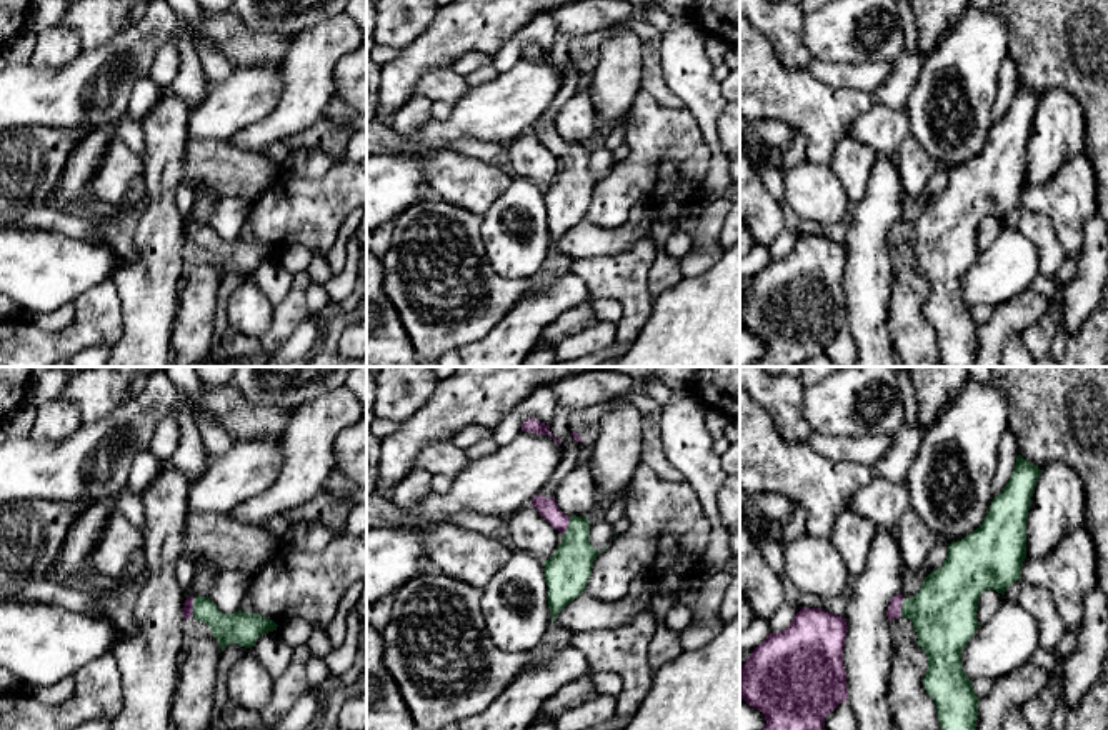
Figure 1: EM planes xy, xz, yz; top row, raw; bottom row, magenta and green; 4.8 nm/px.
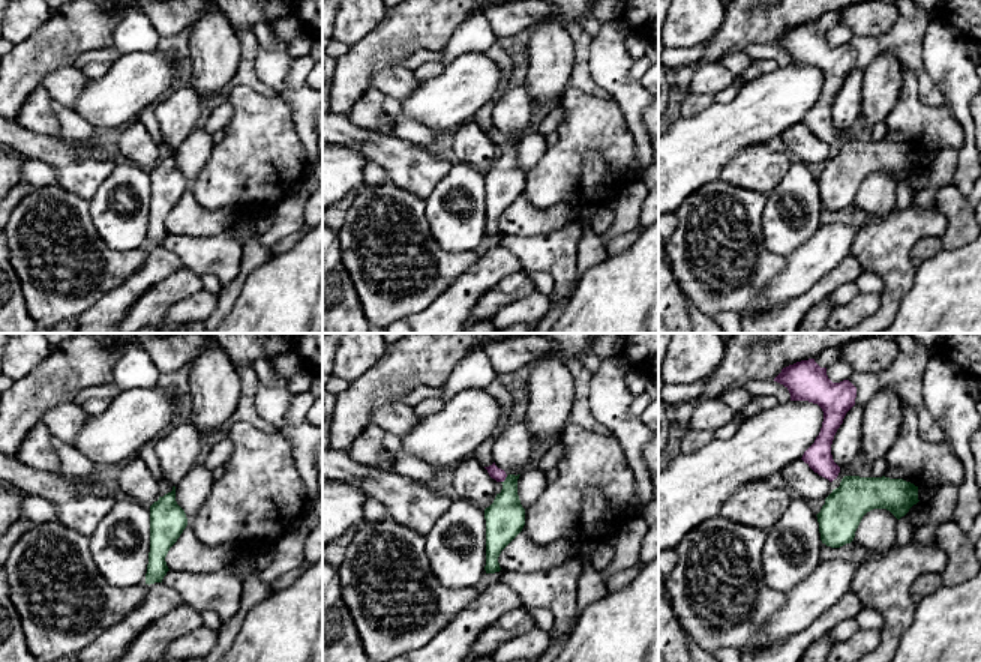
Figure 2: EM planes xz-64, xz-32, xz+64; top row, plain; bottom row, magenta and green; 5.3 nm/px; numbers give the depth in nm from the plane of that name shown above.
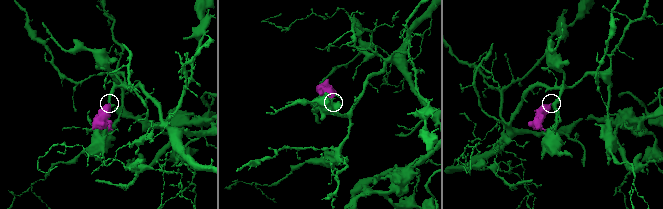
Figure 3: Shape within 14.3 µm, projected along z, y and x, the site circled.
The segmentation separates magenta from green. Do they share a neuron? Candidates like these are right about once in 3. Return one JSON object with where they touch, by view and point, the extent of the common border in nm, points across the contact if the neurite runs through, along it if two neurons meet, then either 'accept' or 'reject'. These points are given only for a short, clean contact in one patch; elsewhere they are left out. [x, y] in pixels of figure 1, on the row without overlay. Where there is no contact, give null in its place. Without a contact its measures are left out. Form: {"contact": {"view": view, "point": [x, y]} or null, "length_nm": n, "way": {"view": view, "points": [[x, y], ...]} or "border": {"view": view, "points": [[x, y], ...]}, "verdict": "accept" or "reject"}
{"contact": {"view": "xy", "point": [192, 234]}, "length_nm": 100, "way": {"view": "xy", "points": [[189, 230], [192, 234], [224, 254], [239, 254]]}, "verdict": "accept"}

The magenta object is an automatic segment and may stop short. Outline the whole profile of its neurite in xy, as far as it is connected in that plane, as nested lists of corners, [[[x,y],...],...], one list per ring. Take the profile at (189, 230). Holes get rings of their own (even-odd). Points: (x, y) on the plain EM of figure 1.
[[[190,223],[185,227],[183,247],[190,243],[212,255],[212,262],[218,267],[222,278],[232,270],[252,275],[262,262],[278,253],[273,247],[258,240],[238,237],[227,242],[208,223]]]

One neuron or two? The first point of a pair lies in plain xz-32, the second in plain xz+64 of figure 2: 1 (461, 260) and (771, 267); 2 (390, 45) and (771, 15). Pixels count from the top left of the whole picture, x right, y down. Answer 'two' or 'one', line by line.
1: one
2: one

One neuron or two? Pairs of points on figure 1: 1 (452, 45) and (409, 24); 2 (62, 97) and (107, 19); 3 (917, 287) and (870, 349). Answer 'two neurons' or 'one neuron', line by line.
1: two neurons
2: two neurons
3: two neurons

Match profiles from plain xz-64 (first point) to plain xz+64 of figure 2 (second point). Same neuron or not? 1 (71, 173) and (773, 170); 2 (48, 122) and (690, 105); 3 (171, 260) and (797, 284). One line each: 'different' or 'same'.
1: same
2: same
3: different

